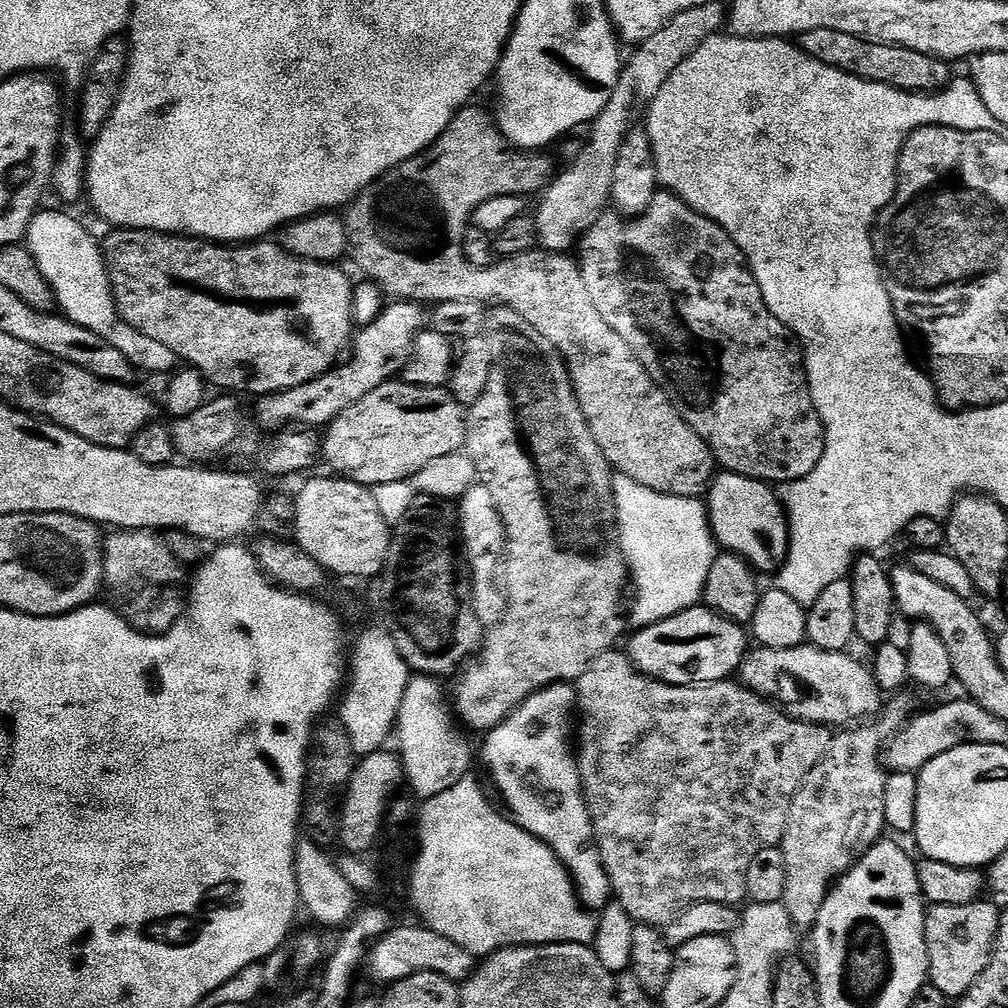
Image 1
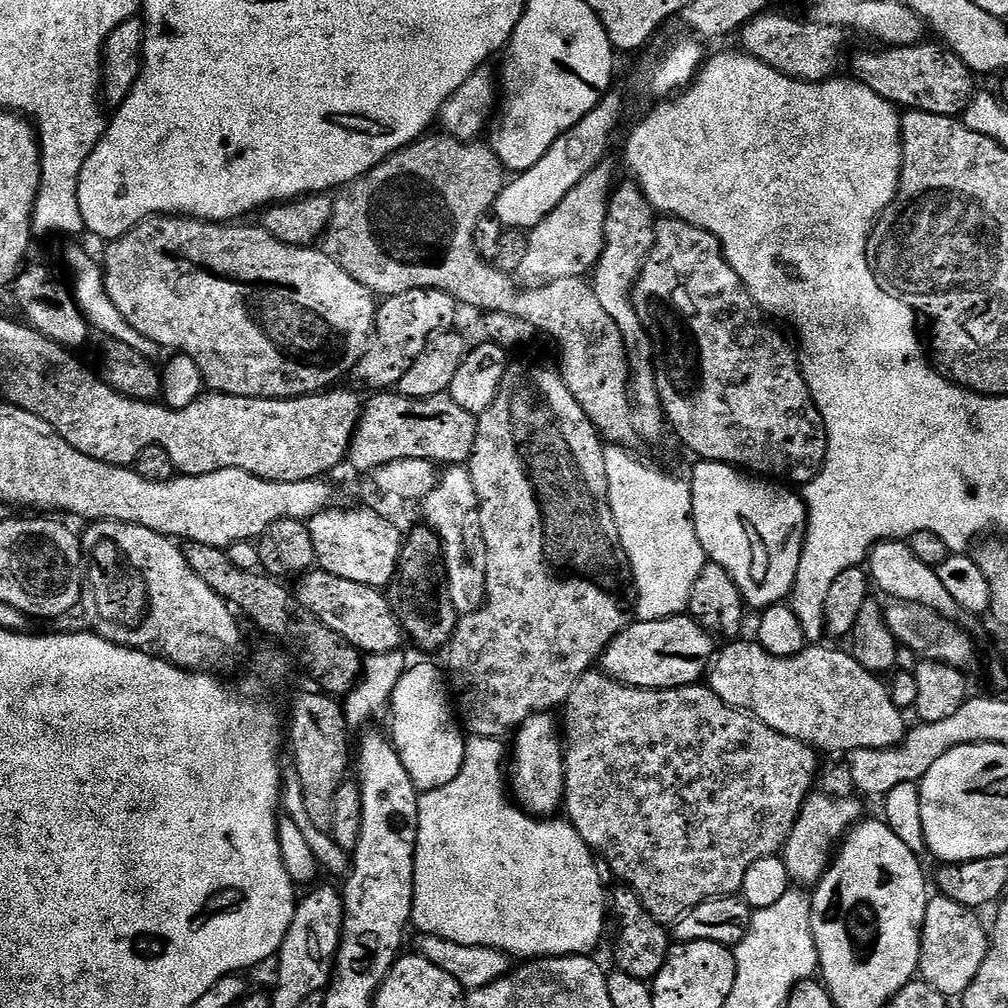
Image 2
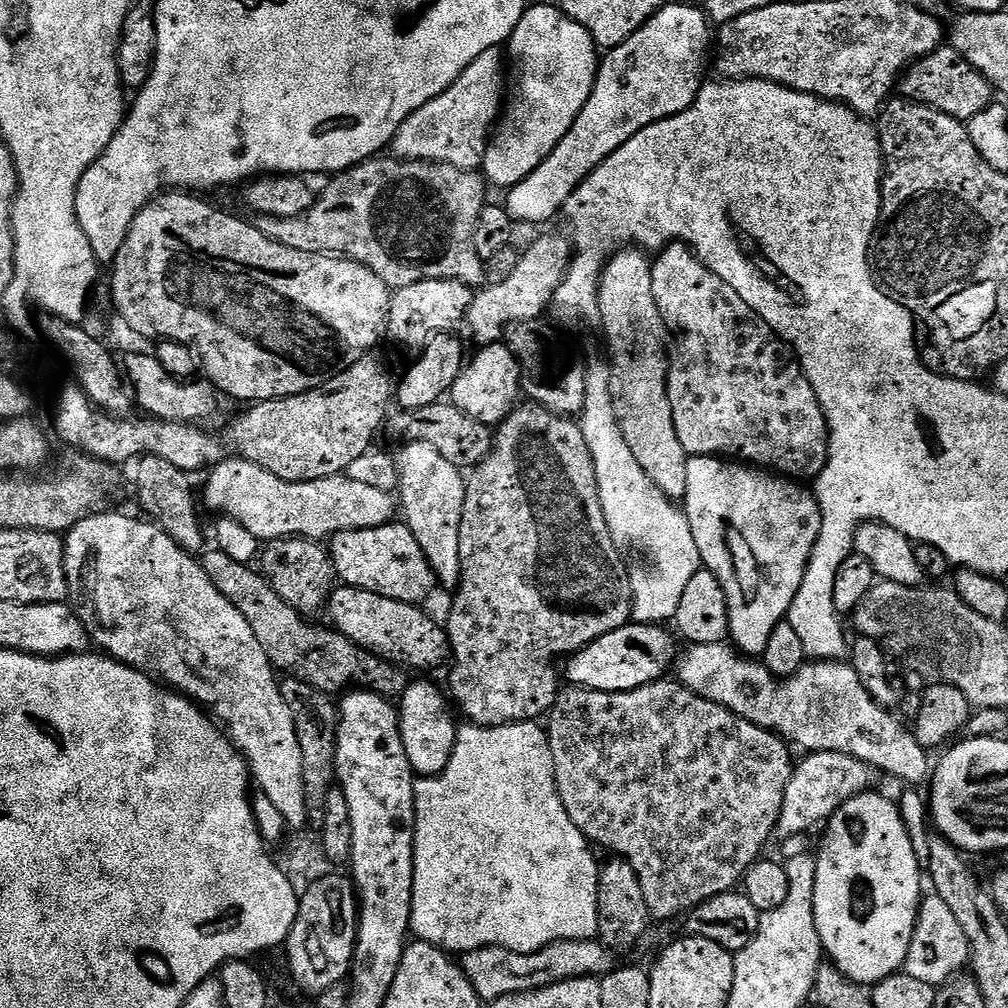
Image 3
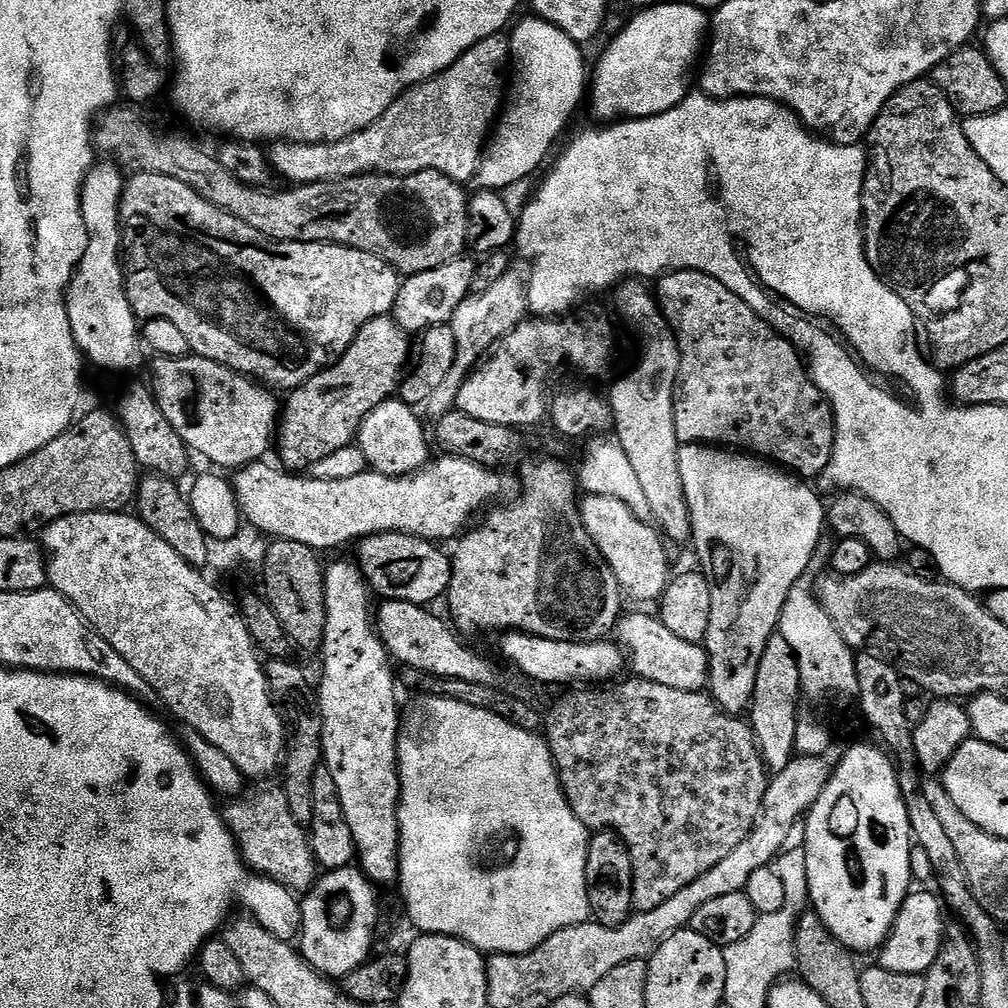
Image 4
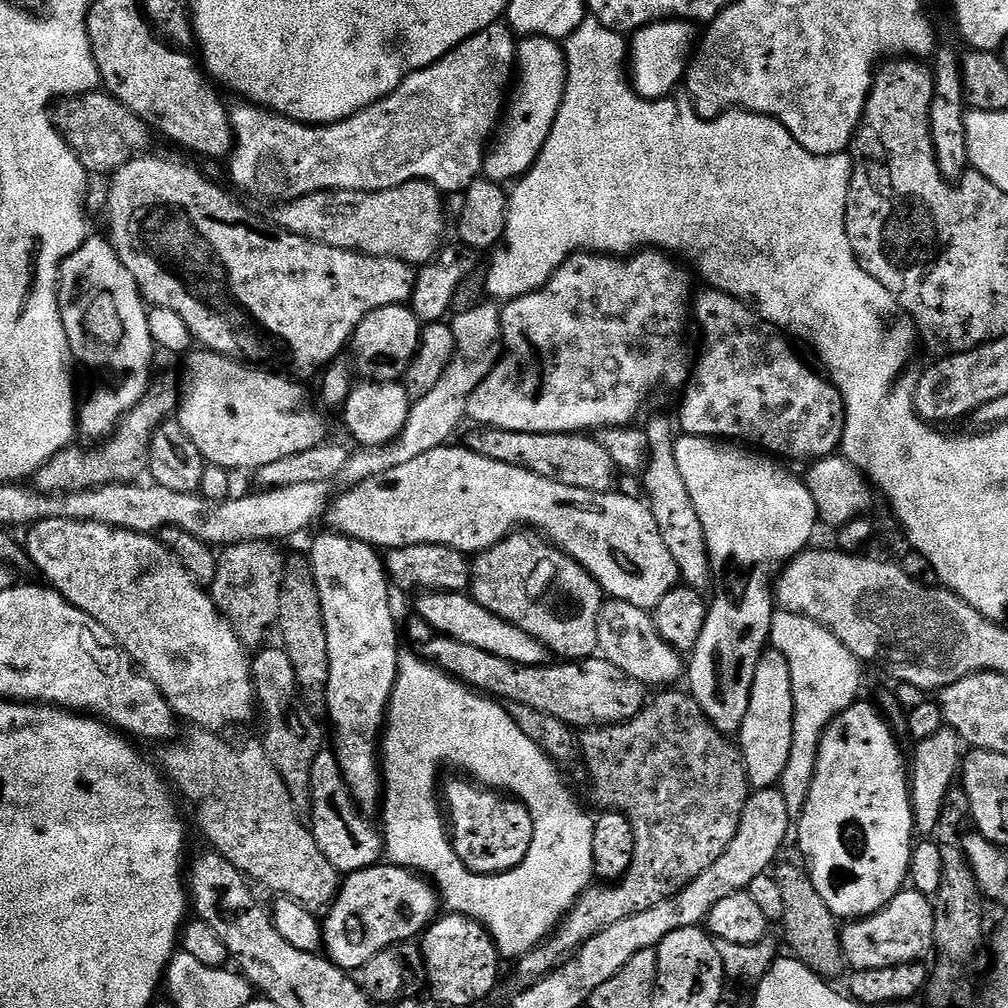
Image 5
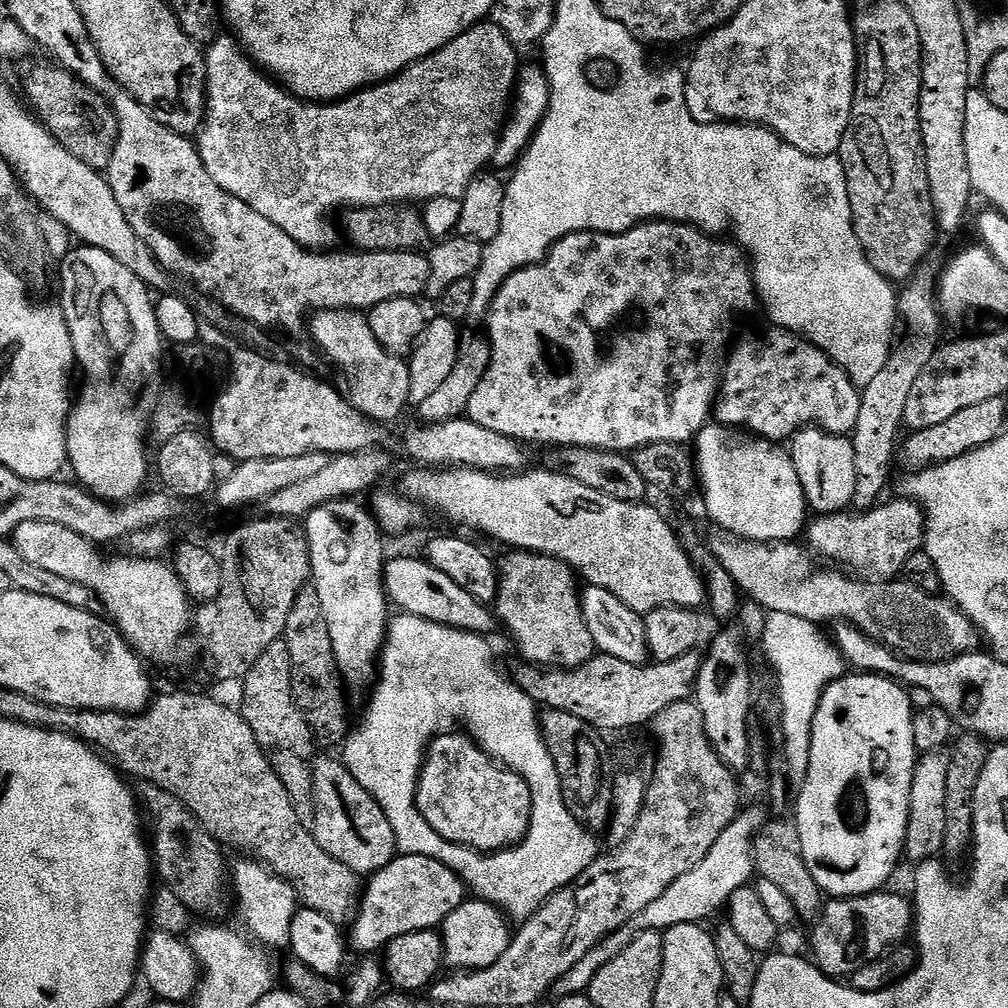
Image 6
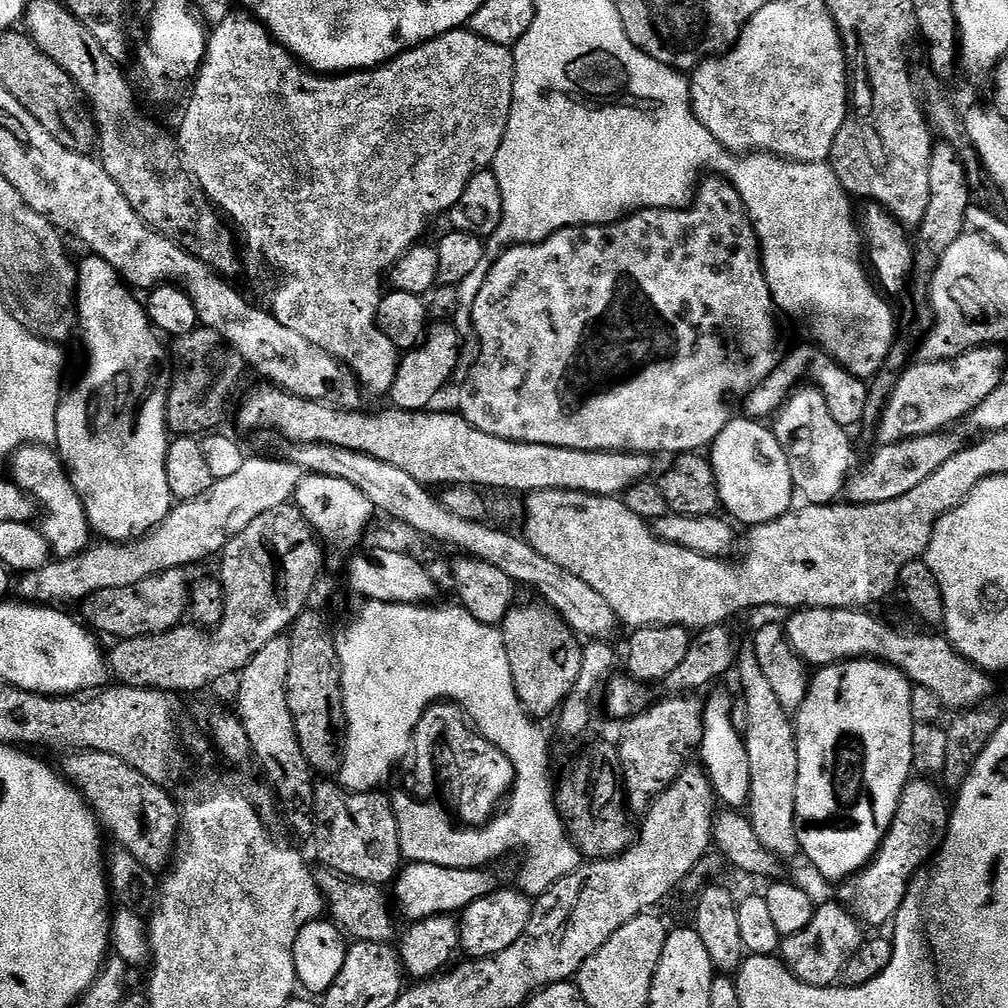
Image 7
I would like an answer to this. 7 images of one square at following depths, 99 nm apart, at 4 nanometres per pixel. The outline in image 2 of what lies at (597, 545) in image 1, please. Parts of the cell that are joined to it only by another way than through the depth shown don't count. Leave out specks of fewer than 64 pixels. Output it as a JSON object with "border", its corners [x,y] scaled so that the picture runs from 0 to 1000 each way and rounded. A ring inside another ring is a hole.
{"border":[[[505,360],[490,399],[481,409],[475,410],[470,446],[462,463],[468,471],[470,486],[473,487],[475,496],[476,532],[480,535],[478,564],[481,573],[481,595],[476,606],[457,610],[453,614],[452,624],[444,634],[442,644],[442,674],[446,680],[446,690],[450,695],[455,717],[468,730],[500,732],[503,726],[504,729],[511,727],[512,723],[522,716],[522,712],[533,710],[536,706],[544,706],[549,704],[548,702],[555,703],[565,692],[565,685],[569,685],[576,671],[590,660],[587,659],[590,655],[592,658],[598,652],[603,638],[621,622],[619,599],[615,596],[615,582],[618,581],[619,575],[621,579],[621,557],[603,497],[600,443],[595,430],[587,422],[569,391],[565,391],[559,372],[553,366],[551,369],[540,361]]]}

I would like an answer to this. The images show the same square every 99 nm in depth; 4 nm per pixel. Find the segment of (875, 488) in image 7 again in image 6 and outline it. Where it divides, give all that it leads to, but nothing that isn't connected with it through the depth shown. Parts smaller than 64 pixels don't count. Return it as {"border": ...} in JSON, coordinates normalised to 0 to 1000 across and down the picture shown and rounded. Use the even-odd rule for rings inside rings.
{"border":[[[994,395],[979,396],[978,399],[969,399],[967,403],[958,403],[958,407],[950,407],[950,411],[938,415],[938,419],[931,419],[931,423],[923,423],[919,427],[911,427],[910,429],[902,428],[896,434],[895,439],[891,444],[891,460],[898,465],[898,469],[913,468],[917,464],[924,464],[926,460],[938,460],[946,454],[954,454],[960,448],[970,446],[974,441],[980,441],[989,436],[996,427],[994,422]]]}

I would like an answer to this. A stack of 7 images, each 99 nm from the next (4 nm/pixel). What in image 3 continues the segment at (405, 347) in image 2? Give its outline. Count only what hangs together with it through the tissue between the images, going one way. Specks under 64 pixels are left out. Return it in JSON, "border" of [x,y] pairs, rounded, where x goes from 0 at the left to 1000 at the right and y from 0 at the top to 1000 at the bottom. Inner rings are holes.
{"border":[[[420,278],[394,286],[385,299],[384,328],[386,325],[397,341],[420,343],[437,329],[448,329],[451,321],[463,314],[469,293],[465,283],[453,278]]]}

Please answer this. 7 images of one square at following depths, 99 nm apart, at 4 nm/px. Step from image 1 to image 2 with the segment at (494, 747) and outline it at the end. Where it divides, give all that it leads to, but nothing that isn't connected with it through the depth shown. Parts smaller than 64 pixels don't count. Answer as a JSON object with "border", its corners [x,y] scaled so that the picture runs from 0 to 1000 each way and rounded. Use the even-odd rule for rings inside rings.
{"border":[[[536,706],[533,710],[522,712],[522,716],[510,727],[512,743],[506,746],[507,789],[515,801],[533,812],[544,812],[555,807],[552,805],[557,805],[560,797],[561,739],[554,729],[553,715],[551,718],[546,711],[544,706]]]}

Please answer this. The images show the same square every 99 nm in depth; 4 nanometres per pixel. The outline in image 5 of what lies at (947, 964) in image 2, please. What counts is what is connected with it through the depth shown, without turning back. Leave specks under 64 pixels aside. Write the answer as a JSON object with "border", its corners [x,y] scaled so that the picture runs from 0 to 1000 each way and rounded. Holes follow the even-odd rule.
{"border":[[[898,880],[881,896],[881,900],[871,903],[866,909],[855,909],[838,916],[833,938],[840,959],[851,964],[916,953],[917,947],[927,940],[926,894],[908,880]]]}

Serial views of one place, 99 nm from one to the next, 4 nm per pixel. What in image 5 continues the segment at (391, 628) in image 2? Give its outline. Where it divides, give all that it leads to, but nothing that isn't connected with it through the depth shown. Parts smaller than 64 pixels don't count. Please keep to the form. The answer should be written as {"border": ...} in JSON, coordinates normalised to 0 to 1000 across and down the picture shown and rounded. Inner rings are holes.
{"border":[[[416,613],[406,617],[403,635],[422,655],[431,657],[434,663],[451,671],[465,683],[496,696],[522,696],[522,700],[550,708],[550,712],[566,718],[571,724],[628,714],[645,693],[640,679],[625,673],[621,665],[613,665],[609,657],[598,653],[518,661],[502,657],[502,653],[493,653],[491,649],[482,649],[482,645],[474,645],[474,641],[462,641],[462,637],[439,631]]]}

